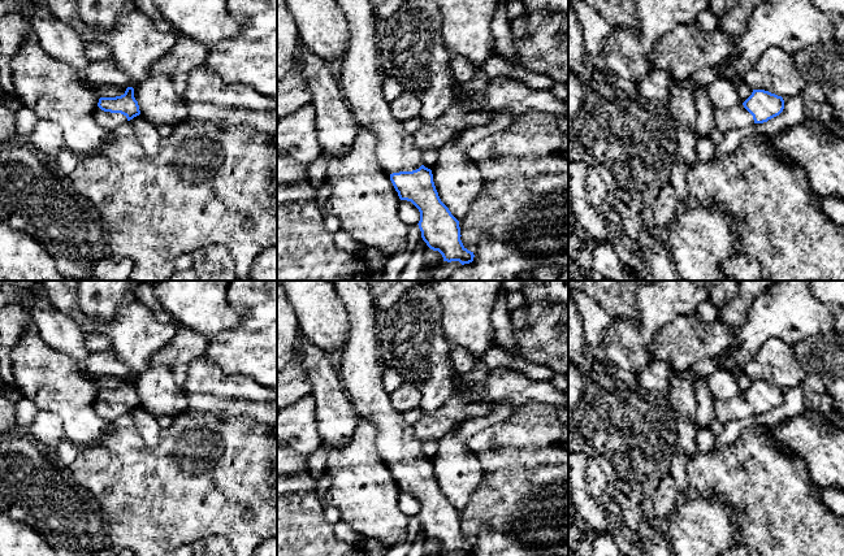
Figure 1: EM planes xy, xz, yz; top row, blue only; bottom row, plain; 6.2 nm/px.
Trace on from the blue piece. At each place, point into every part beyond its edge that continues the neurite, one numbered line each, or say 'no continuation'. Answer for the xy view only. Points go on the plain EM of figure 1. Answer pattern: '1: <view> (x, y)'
1: xy (108, 412)

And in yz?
1: yz (738, 408)

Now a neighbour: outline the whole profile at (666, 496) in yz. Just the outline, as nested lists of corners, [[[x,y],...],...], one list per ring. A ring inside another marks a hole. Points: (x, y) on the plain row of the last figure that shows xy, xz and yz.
[[[668,473],[662,478],[652,496],[652,507],[657,520],[665,522],[678,505],[679,500],[679,490],[672,475]]]

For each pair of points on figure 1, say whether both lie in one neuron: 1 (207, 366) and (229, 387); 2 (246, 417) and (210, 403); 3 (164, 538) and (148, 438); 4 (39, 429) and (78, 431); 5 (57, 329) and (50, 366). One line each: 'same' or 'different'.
1: same
2: same
3: different
4: different
5: different

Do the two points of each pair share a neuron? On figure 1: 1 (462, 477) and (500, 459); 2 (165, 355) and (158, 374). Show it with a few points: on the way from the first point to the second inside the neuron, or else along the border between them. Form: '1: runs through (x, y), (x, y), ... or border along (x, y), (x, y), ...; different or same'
1: border along (466, 443), (483, 470), (483, 480), (472, 496); different
2: border along (150, 365), (165, 365), (181, 386); different

